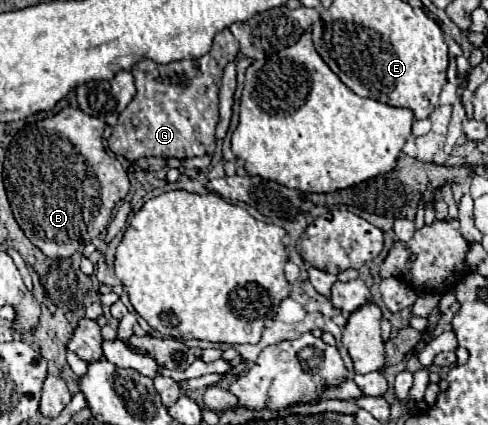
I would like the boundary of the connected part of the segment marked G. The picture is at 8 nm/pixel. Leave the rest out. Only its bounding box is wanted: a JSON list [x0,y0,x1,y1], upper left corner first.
[107,30,239,162]

